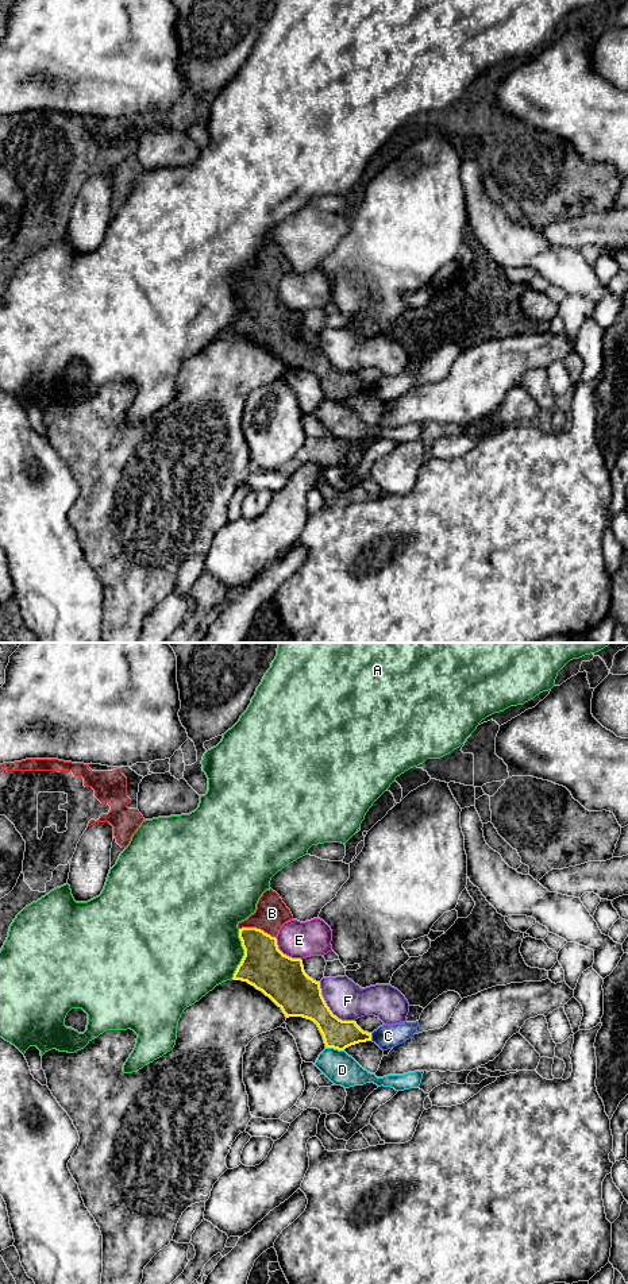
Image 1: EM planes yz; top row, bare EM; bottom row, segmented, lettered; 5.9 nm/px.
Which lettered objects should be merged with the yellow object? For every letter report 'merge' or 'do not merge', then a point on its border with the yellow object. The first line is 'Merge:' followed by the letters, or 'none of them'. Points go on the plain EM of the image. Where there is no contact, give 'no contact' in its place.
Merge: B
A: do not merge | yz (245, 305)
B: merge | yz (255, 280)
C: do not merge | yz (370, 389)
D: do not merge | yz (335, 400)
E: do not merge | yz (285, 307)
F: do not merge | yz (328, 361)

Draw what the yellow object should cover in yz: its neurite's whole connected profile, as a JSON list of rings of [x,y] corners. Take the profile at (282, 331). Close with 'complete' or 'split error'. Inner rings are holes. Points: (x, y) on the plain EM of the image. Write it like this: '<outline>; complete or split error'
[[[266,242],[257,255],[257,262],[238,275],[244,308],[234,332],[247,333],[269,348],[289,369],[313,373],[325,400],[346,400],[371,393],[371,385],[363,383],[355,373],[342,373],[327,358],[320,333],[309,329],[301,311],[284,306],[277,297],[281,278],[293,271],[280,247]]]; split error

